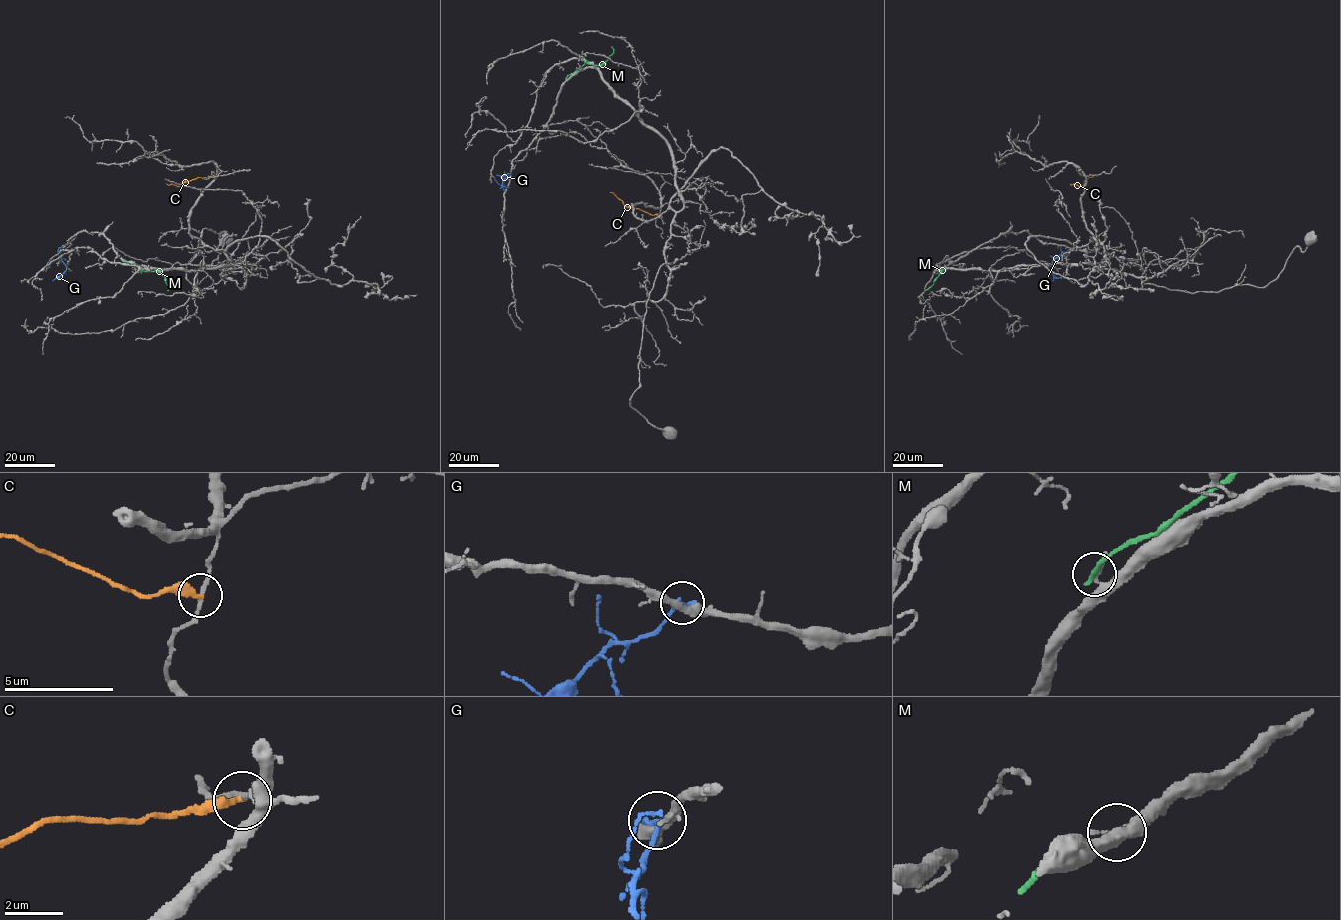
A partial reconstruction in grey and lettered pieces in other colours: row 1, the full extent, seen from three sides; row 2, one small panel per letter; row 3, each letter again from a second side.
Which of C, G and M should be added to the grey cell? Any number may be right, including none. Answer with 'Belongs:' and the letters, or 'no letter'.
Belongs: no letter

